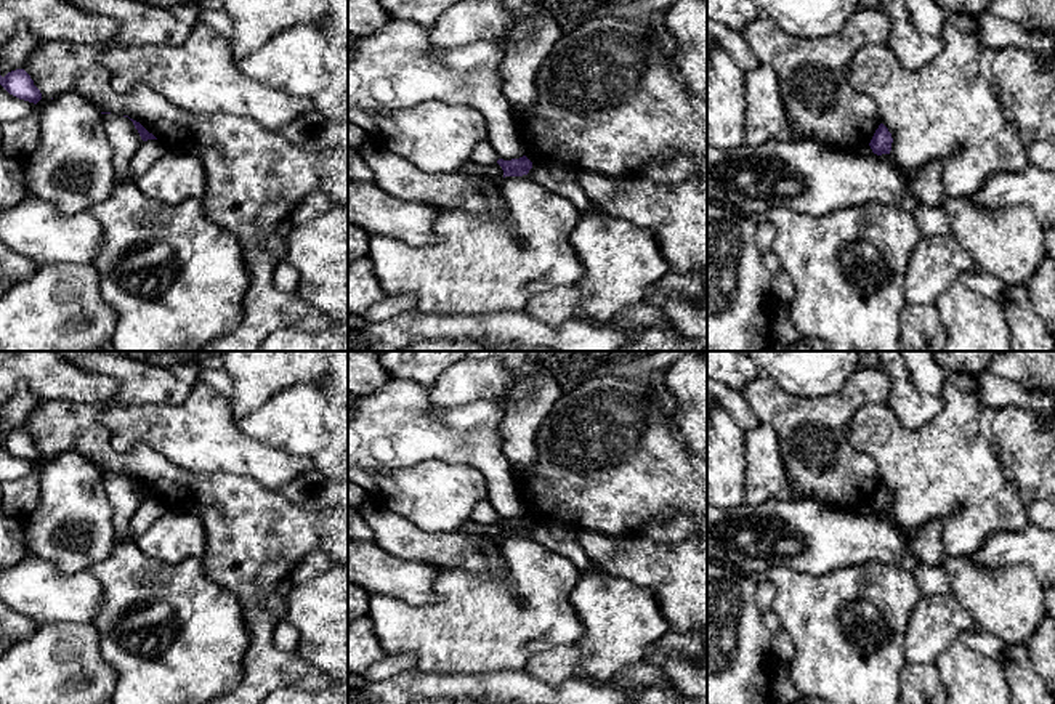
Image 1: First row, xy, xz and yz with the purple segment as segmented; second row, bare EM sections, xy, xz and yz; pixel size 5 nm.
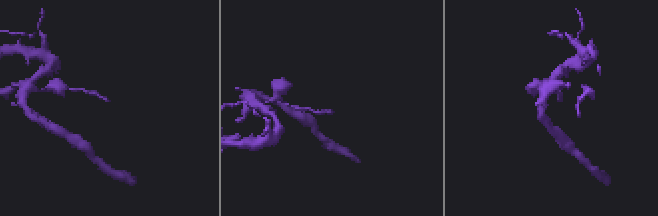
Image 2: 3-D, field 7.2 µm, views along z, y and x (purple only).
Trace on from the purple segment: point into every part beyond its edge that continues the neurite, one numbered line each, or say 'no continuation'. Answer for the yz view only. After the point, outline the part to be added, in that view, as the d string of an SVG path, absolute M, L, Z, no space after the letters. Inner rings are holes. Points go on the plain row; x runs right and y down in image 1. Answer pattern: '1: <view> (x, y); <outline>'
no continuation

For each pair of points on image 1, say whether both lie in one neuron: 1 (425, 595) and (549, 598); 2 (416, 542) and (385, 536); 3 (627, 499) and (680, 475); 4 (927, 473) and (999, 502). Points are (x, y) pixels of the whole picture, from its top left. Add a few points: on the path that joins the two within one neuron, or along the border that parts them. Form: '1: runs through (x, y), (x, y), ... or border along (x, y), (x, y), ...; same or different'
1: border along (440, 568), (435, 602), (401, 602); different
2: runs through (408, 542), (393, 536); same
3: runs through (640, 486), (651, 475), (667, 475); same
4: runs through (945, 473), (951, 473), (982, 501); same

